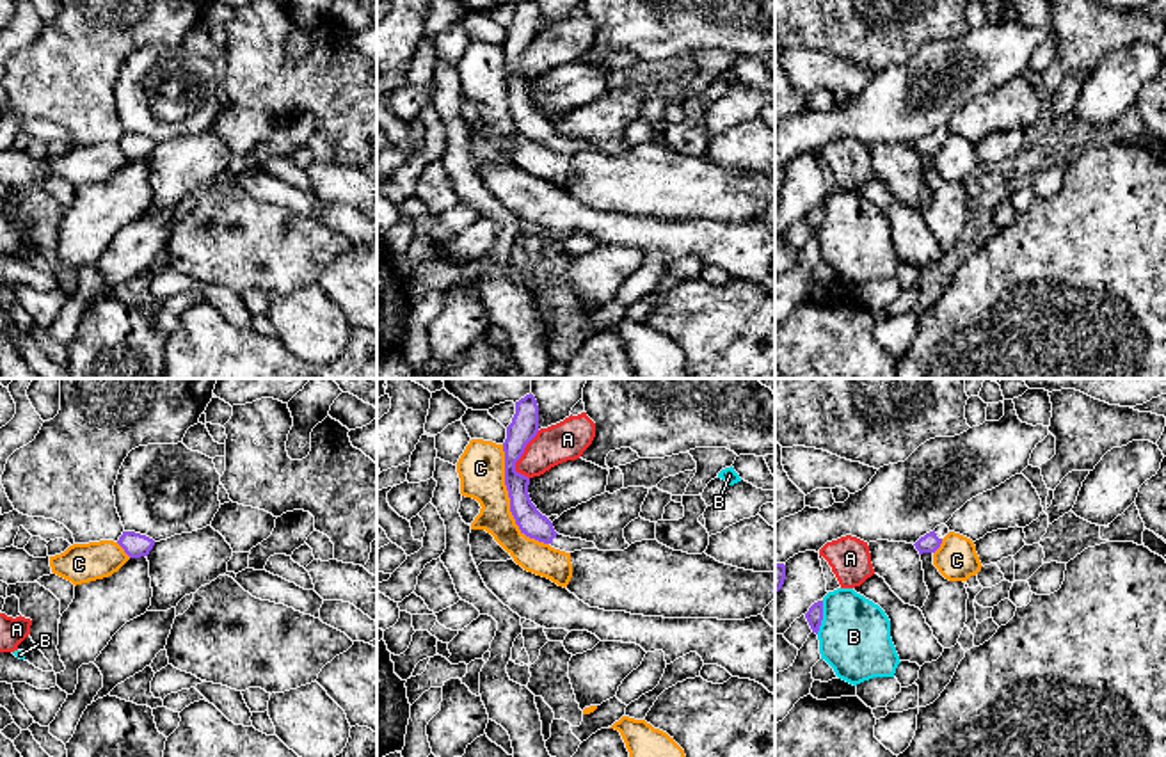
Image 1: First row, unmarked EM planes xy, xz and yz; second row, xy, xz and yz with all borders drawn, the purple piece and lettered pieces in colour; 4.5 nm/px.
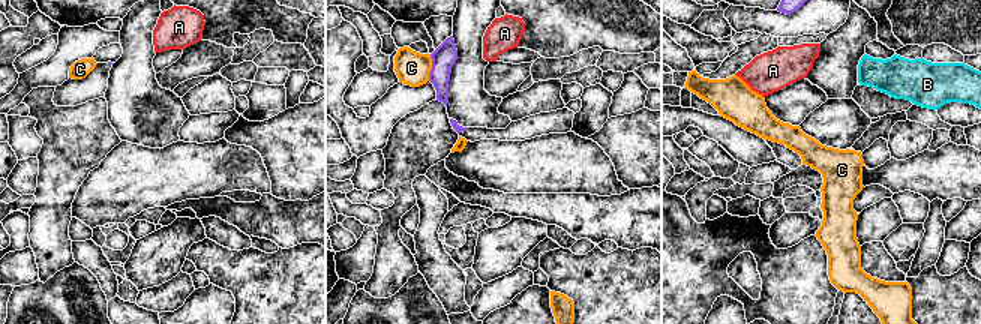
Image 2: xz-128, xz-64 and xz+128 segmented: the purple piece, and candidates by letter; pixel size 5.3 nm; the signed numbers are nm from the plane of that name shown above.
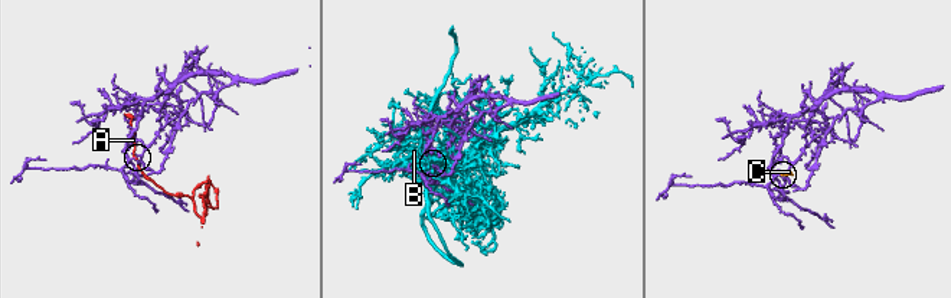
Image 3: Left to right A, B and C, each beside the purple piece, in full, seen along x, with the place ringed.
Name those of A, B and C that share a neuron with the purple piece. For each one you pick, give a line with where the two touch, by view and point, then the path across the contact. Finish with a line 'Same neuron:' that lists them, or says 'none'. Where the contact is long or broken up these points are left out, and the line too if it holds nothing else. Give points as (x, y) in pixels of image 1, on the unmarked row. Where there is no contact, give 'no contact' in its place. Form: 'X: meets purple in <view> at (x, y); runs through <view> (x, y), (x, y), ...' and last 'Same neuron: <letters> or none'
Same neuron: none

